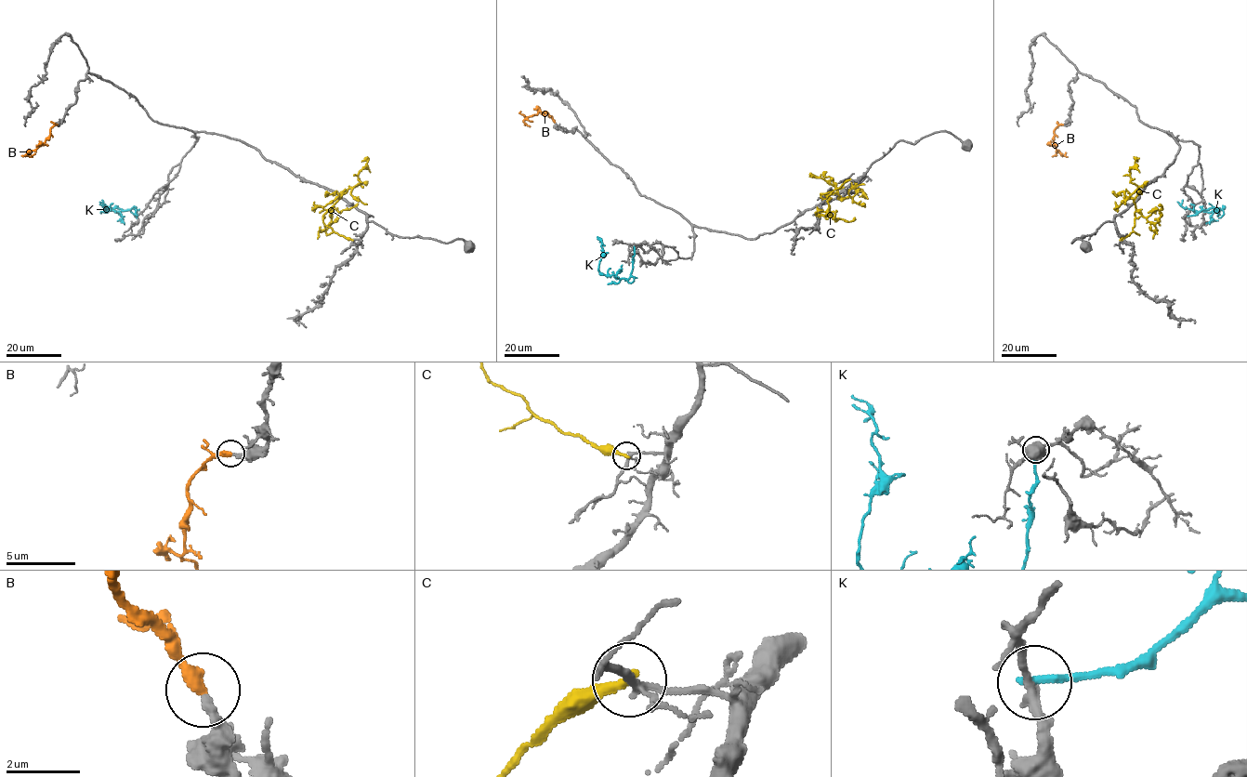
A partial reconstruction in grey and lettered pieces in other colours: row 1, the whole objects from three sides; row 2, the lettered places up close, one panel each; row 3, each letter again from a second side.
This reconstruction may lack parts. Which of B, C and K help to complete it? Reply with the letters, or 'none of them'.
B

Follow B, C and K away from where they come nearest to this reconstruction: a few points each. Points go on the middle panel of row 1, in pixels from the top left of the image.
B: (554, 122), (547, 113), (539, 111), (523, 121), (530, 126)
C: (849, 179), (820, 194), (836, 193), (846, 198), (859, 189), (865, 194), (859, 197)
K: (634, 247), (633, 268), (628, 279), (606, 276), (598, 270), (603, 252), (602, 242), (597, 236)

